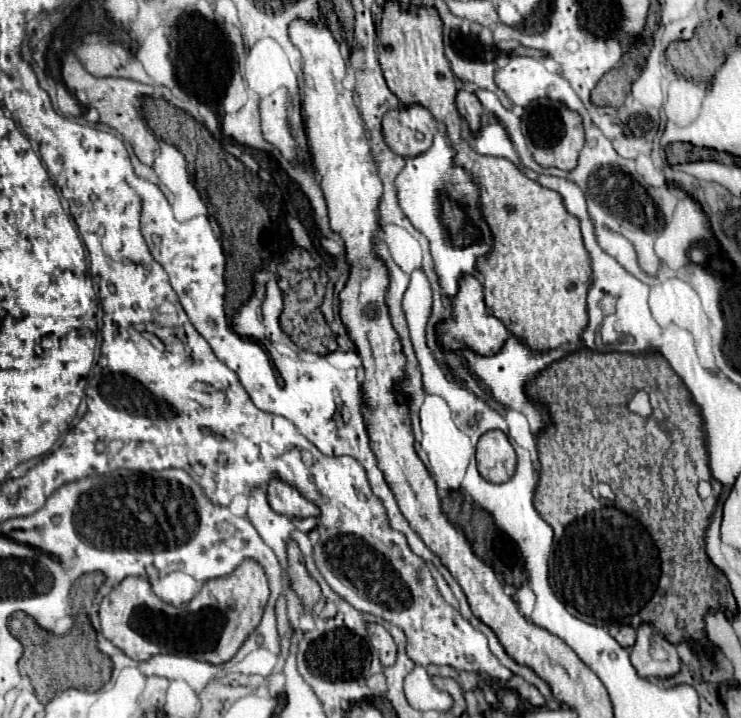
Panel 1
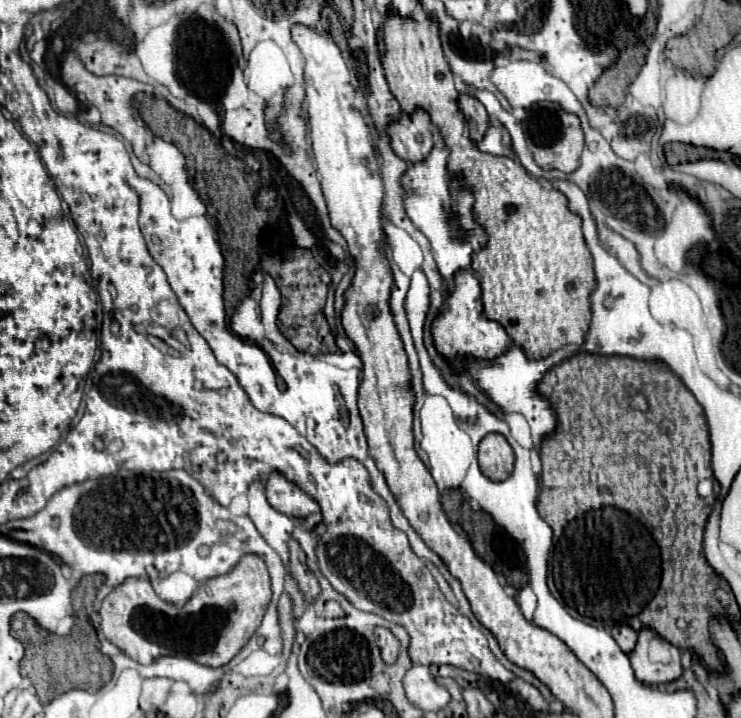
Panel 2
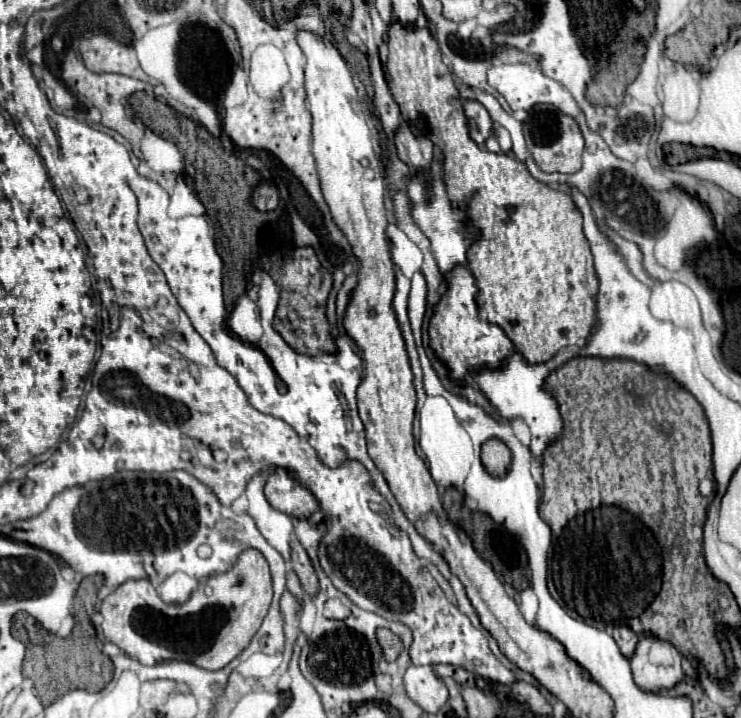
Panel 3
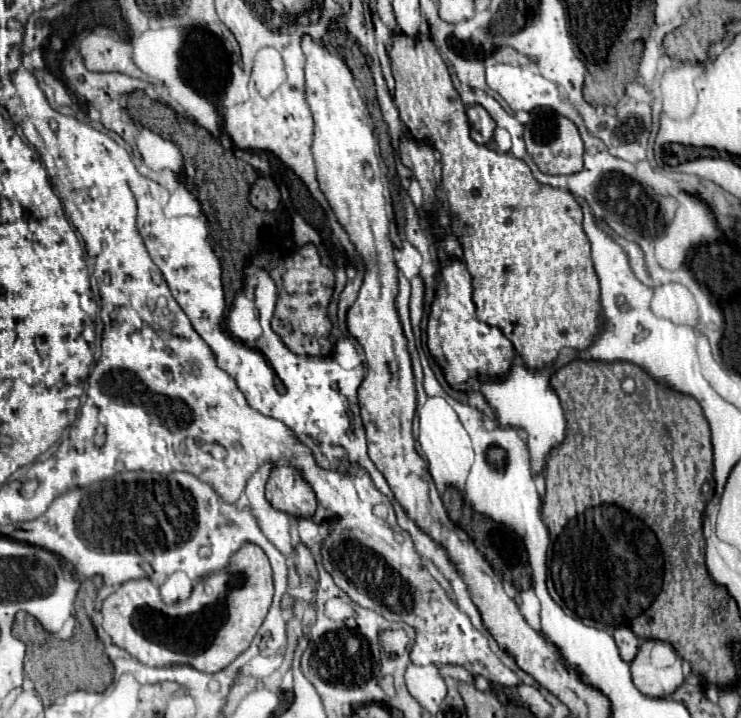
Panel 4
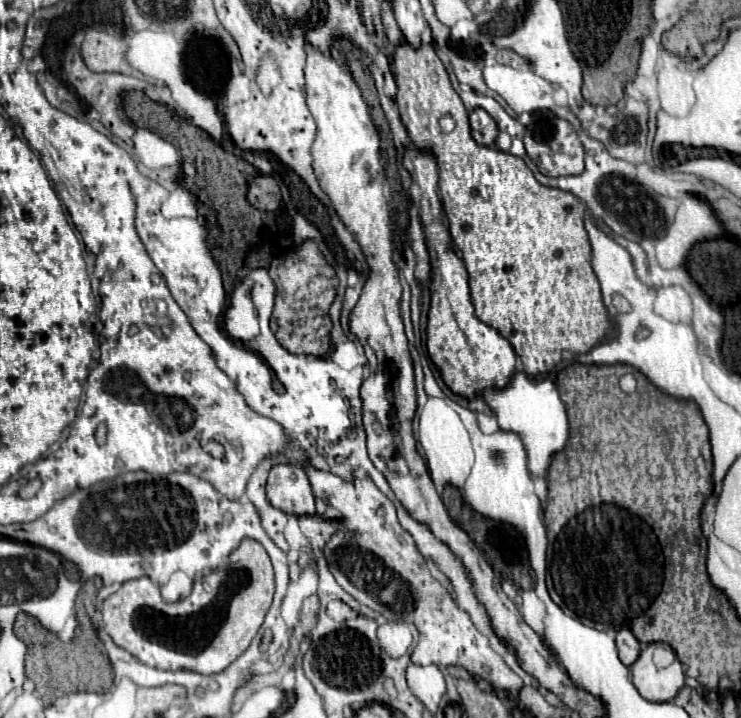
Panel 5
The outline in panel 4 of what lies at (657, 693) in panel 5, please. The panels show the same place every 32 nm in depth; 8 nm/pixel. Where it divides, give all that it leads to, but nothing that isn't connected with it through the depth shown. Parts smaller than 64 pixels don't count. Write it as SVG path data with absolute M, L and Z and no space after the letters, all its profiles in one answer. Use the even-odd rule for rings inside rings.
M660 640L642 642L638 656L630 664L634 686L644 696L670 696L684 684L682 660L678 652Z

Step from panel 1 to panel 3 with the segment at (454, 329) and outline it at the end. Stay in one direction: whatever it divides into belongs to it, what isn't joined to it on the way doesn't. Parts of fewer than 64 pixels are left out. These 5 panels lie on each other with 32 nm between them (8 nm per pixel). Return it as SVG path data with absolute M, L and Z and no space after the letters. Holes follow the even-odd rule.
M466 266L454 268L450 272L450 280L444 276L446 290L442 292L438 304L434 306L428 334L430 334L430 348L442 360L450 372L452 380L464 380L470 374L470 368L494 368L494 364L502 364L510 352L514 352L514 344L504 334L504 330L496 324L484 322L478 318L478 306L476 306L476 284L474 276Z

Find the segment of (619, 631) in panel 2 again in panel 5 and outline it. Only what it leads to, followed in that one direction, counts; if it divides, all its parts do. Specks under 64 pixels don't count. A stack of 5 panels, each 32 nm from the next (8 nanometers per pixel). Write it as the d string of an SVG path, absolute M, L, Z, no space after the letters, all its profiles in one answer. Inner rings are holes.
M622 628L618 634L616 634L616 646L618 646L618 656L622 660L622 664L626 666L632 666L640 652L642 652L642 644L636 640L636 636L628 630L628 628Z

